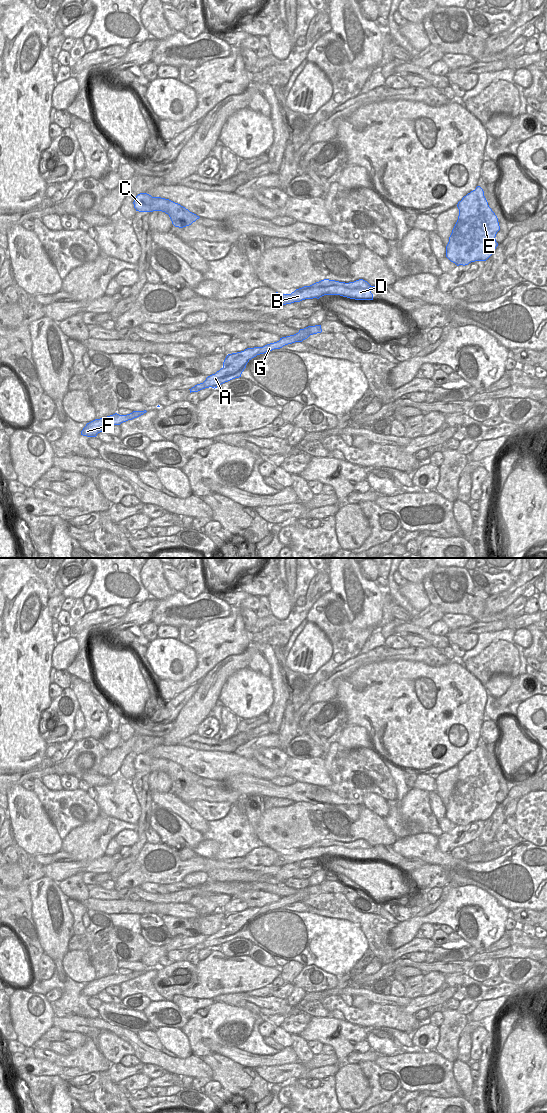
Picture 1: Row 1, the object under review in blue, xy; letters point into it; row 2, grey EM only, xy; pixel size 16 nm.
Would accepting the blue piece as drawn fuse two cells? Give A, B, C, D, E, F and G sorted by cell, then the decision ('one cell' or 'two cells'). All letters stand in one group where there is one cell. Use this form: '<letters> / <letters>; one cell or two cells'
A B D E F G / C; two cells

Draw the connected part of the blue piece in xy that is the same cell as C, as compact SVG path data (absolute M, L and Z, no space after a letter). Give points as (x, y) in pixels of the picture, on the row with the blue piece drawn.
M147 193L138 194L133 204L139 212L165 212L169 215L172 224L179 228L189 226L200 218L178 203L161 197L152 197Z

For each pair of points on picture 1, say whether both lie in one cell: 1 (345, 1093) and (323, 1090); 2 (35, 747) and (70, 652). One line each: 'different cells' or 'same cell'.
1: different cells
2: different cells

